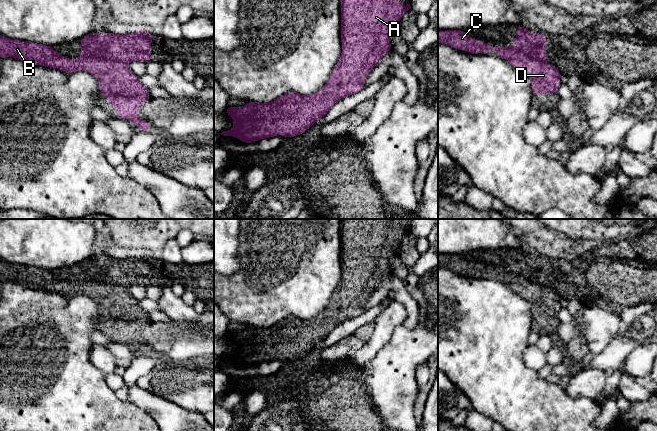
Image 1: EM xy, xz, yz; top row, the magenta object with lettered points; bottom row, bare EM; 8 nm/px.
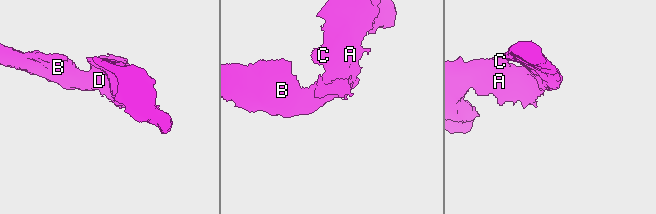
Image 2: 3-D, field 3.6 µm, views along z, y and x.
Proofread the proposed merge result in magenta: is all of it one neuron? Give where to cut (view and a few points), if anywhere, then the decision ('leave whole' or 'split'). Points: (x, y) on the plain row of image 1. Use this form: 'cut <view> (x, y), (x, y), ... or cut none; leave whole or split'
cut none; leave whole

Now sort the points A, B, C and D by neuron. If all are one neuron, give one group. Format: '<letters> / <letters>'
A B C D

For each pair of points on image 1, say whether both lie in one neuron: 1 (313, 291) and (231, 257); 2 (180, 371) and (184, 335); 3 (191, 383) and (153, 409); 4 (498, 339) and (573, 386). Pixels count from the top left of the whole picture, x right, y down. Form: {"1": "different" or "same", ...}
{"1": "different", "2": "different", "3": "different", "4": "different"}

